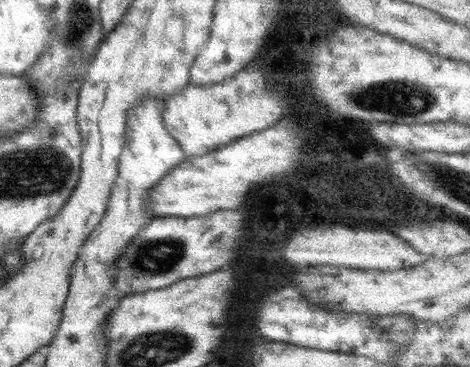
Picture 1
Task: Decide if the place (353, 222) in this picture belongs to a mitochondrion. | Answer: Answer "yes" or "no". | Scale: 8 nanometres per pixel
no

